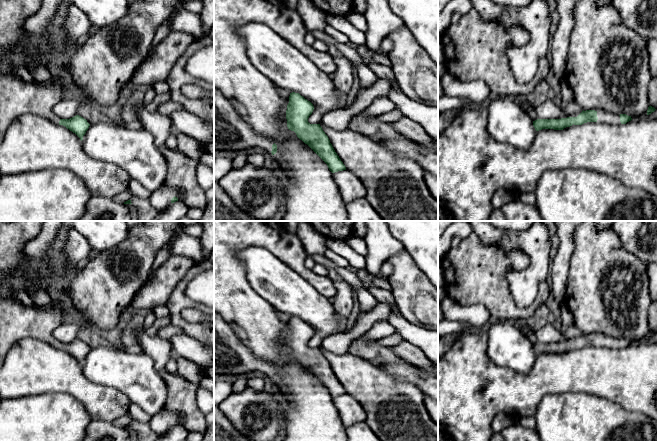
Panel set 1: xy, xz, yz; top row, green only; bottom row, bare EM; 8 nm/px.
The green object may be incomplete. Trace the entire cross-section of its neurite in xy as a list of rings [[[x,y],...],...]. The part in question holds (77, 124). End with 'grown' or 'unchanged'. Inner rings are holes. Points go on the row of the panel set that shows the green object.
[[[0,73],[0,144],[11,123],[24,114],[41,116],[53,123],[63,125],[82,141],[90,126],[87,120],[79,115],[70,119],[60,119],[53,112],[53,108],[62,100],[62,94],[62,85],[55,73],[52,73],[52,76],[44,82],[24,81],[12,74]]]; grown

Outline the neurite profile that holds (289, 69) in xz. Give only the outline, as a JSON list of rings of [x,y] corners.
[[[249,22],[238,26],[236,33],[244,40],[248,58],[259,72],[279,88],[291,93],[299,93],[313,104],[314,110],[308,118],[310,124],[320,124],[326,113],[346,108],[329,74],[320,70],[304,54],[270,27],[257,22]]]

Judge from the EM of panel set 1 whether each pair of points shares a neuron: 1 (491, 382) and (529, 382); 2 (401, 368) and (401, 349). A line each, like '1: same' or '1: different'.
1: same
2: different

